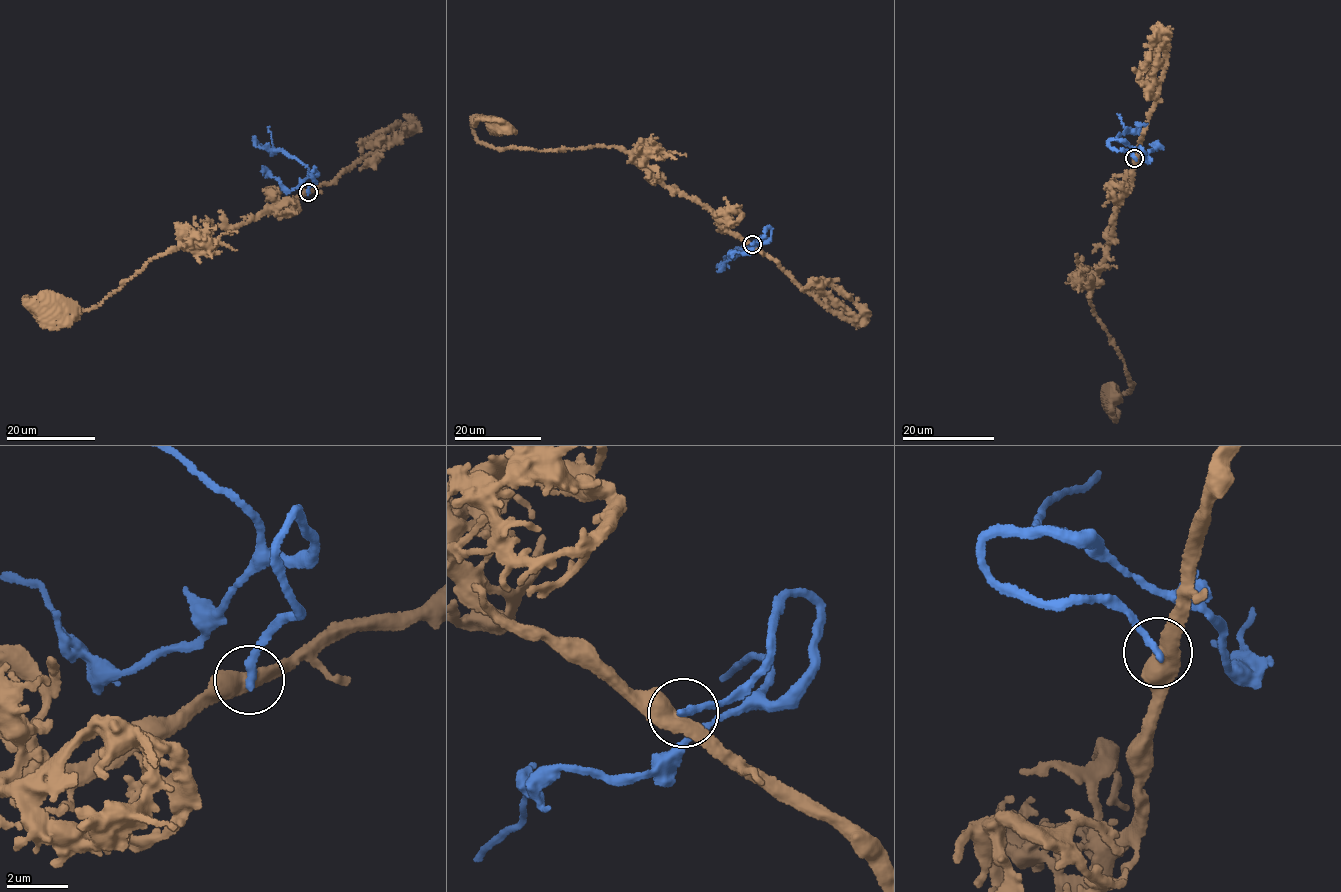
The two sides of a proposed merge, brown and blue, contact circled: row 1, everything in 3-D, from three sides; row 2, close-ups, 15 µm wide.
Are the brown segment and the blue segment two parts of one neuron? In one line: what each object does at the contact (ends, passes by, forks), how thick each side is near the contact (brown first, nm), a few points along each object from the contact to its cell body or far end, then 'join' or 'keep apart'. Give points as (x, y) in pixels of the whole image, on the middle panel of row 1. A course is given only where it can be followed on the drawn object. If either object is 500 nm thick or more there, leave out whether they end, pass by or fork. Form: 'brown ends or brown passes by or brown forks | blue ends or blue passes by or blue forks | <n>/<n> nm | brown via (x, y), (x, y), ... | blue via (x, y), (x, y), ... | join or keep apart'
brown passes by | blue ends | 440/280 nm | brown via (752, 244), (617, 147), (497, 148), (475, 137), (471, 124), (482, 116), (497, 127) | blue via (752, 244), (771, 229), (764, 242), (762, 236), (747, 248), (727, 253), (728, 267) | keep apart

